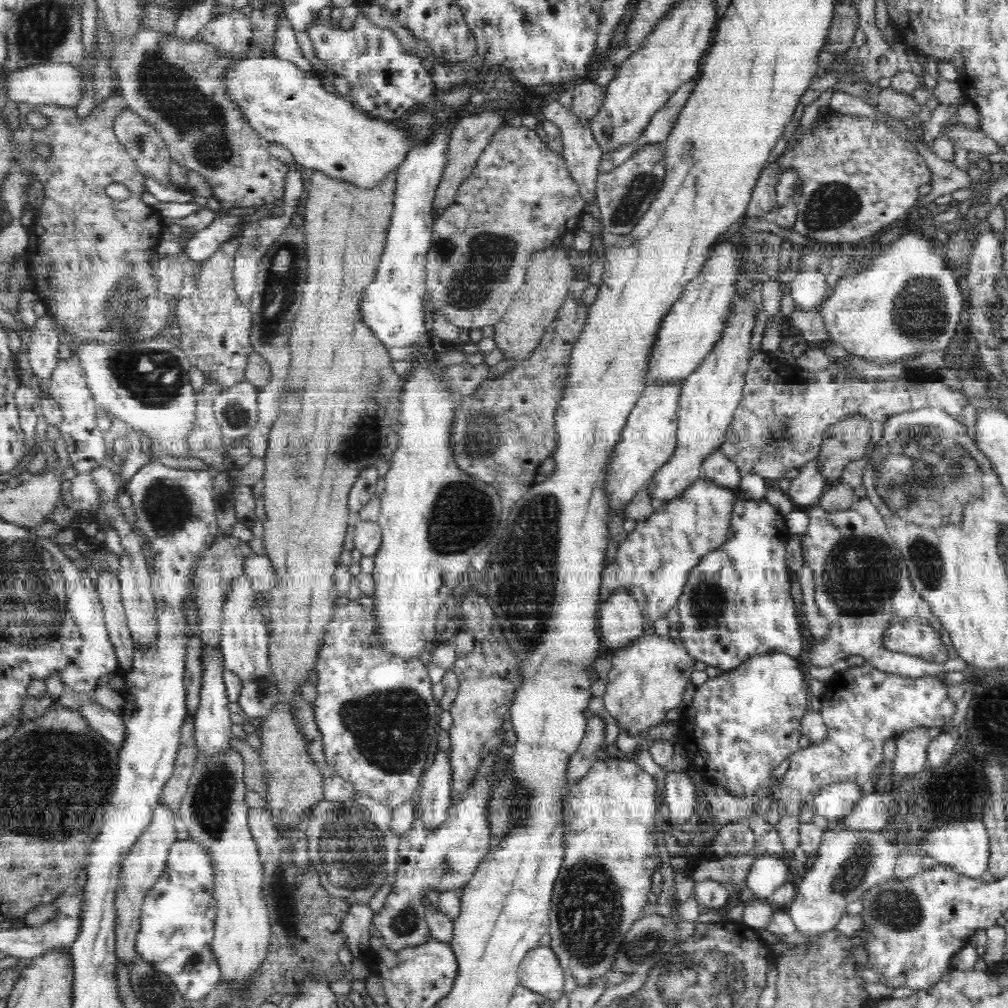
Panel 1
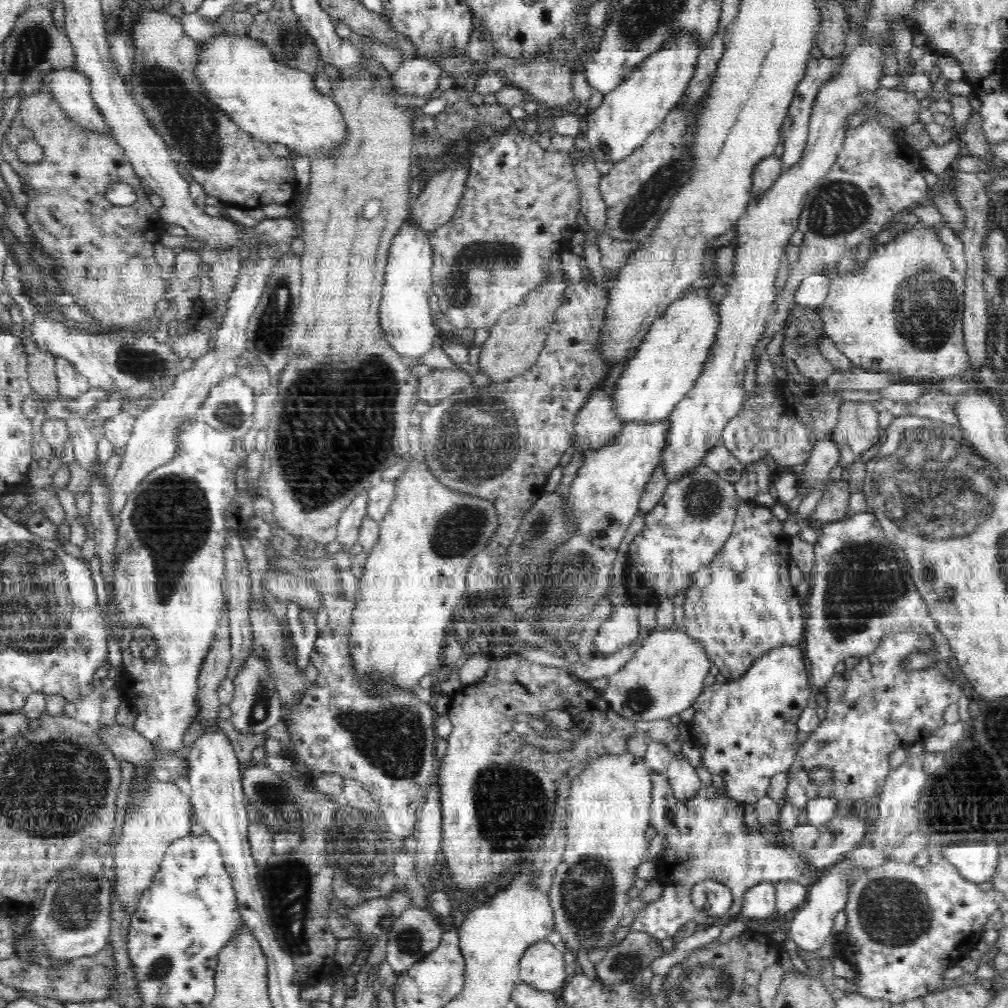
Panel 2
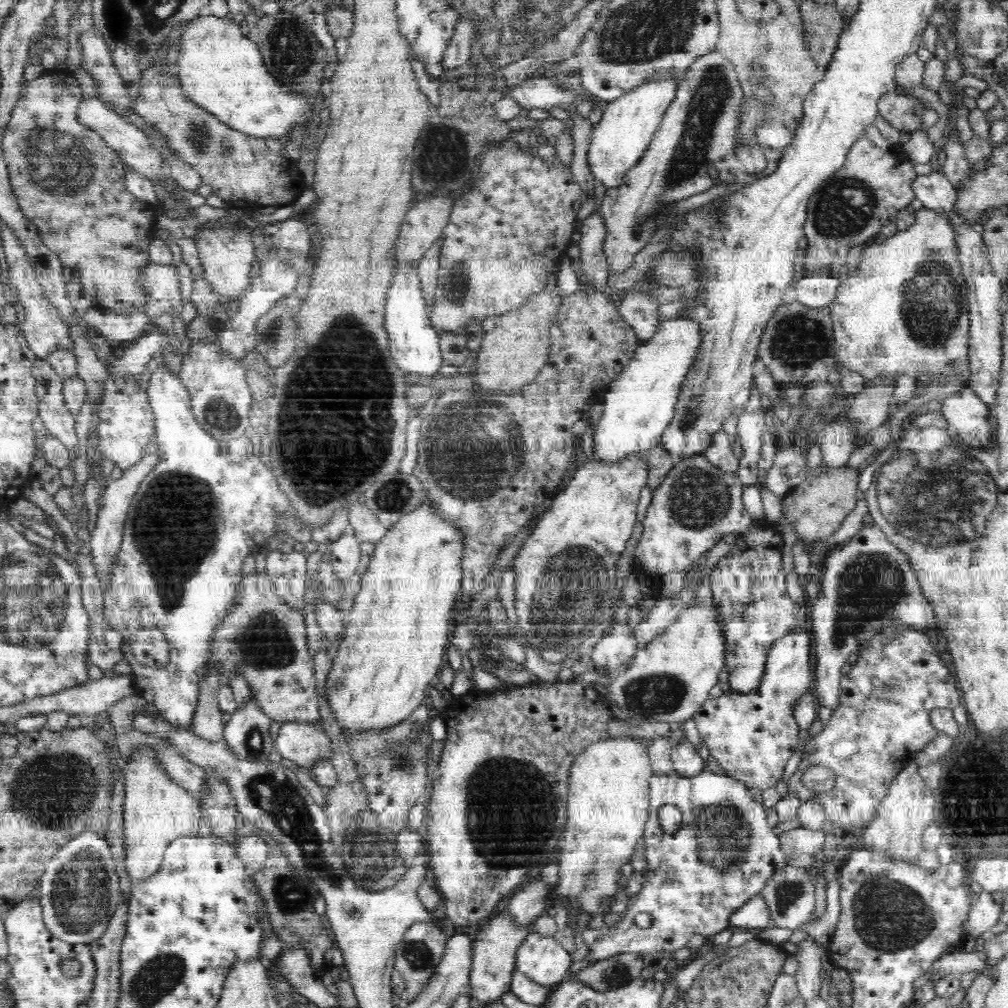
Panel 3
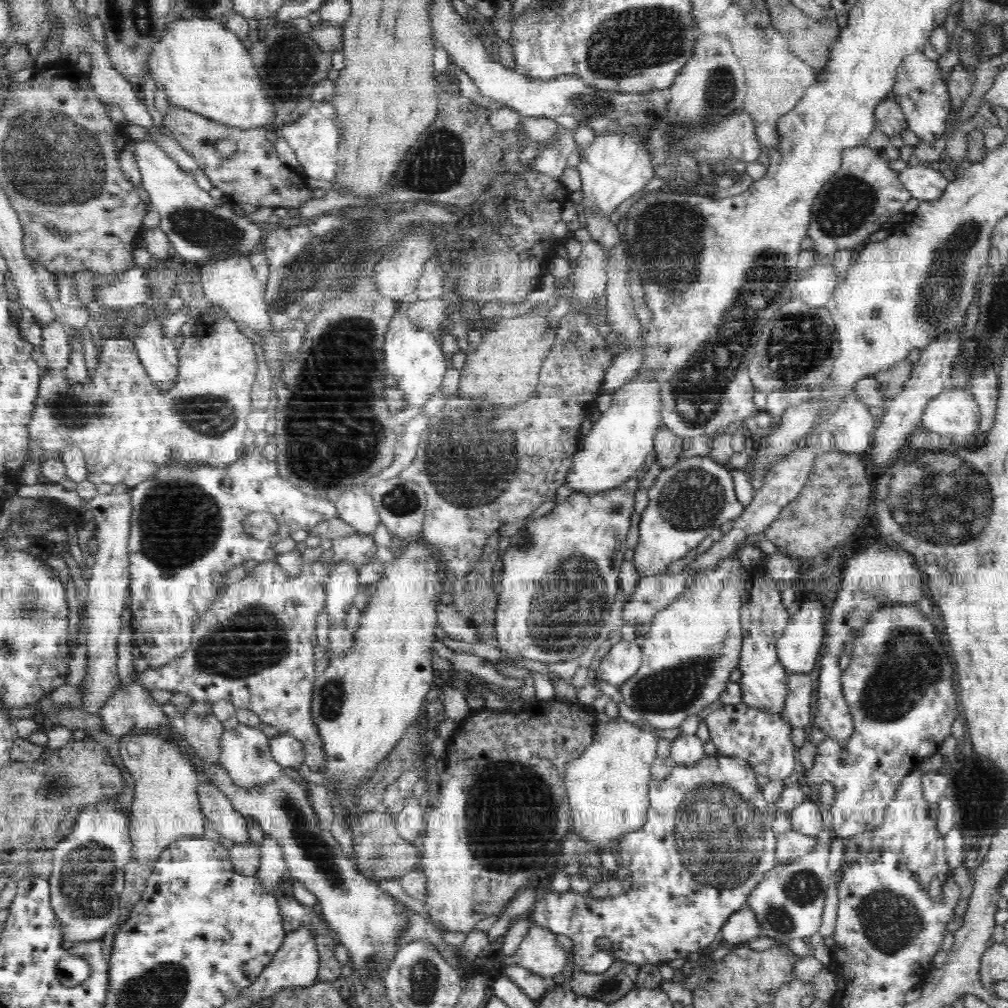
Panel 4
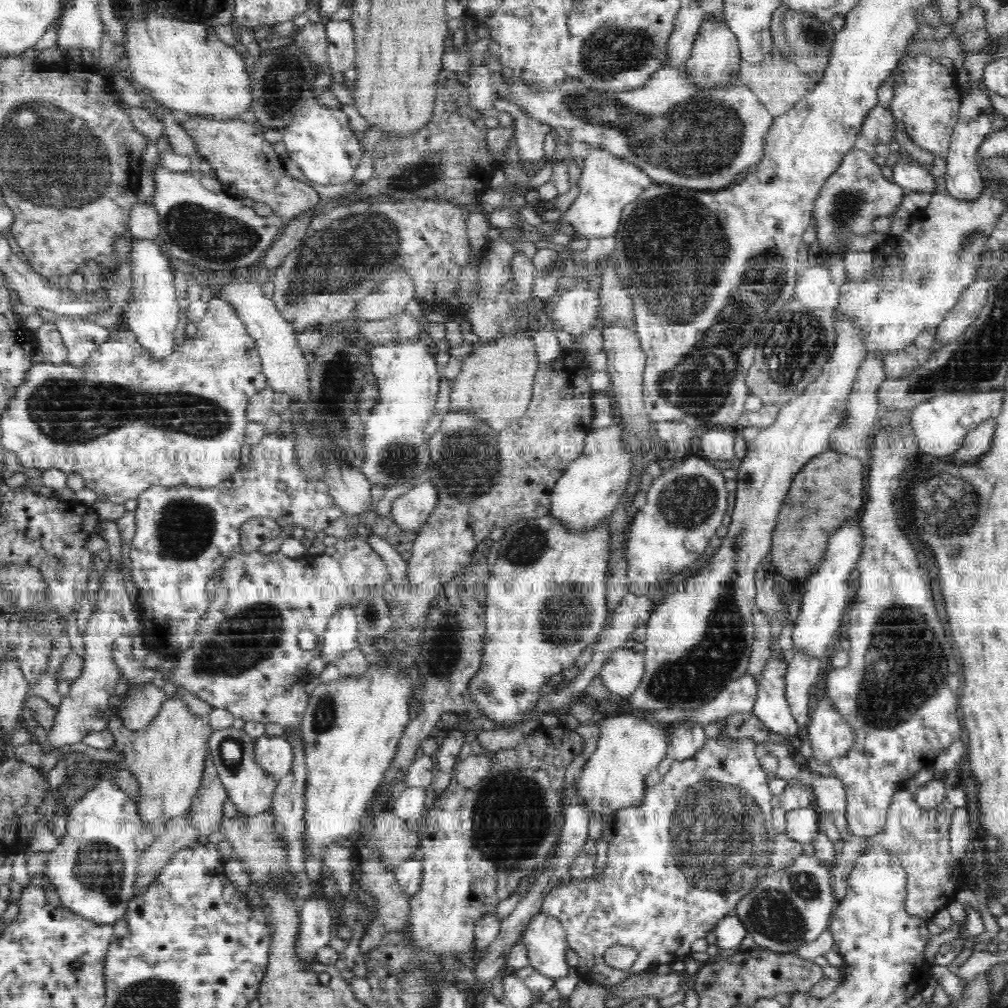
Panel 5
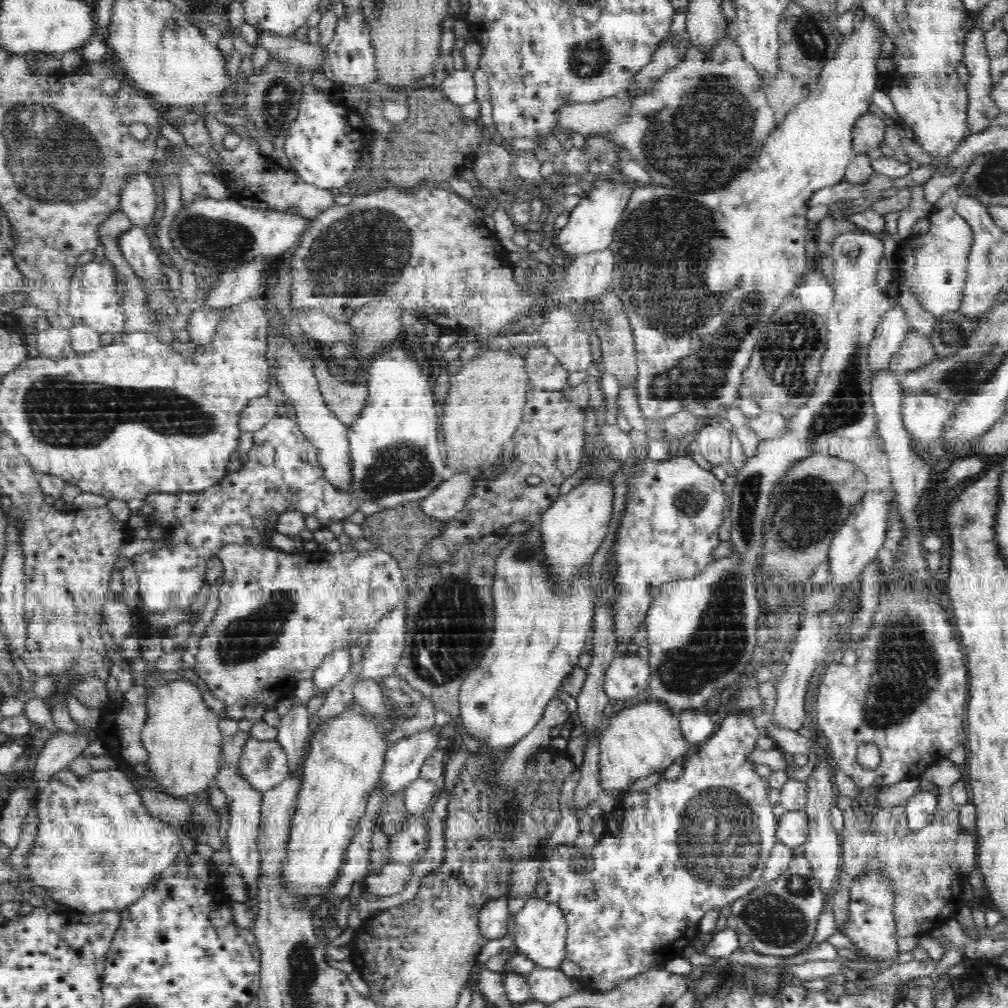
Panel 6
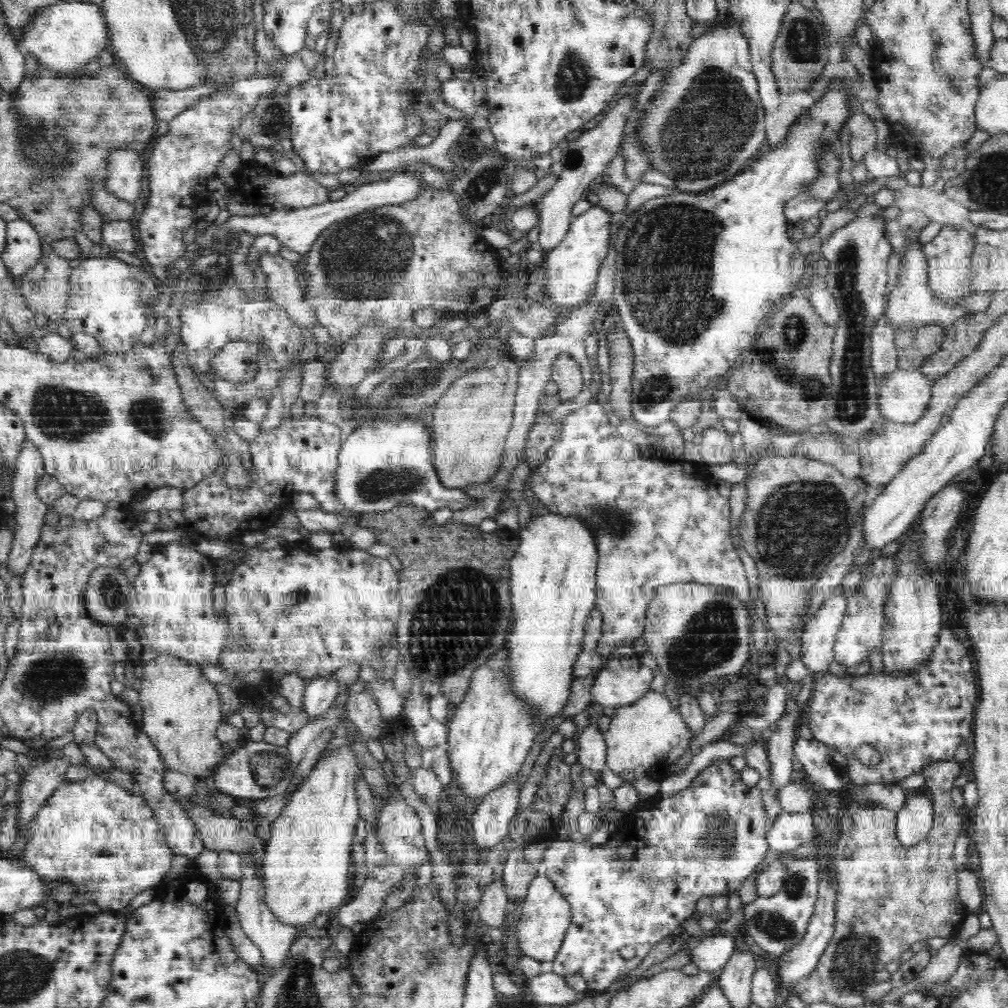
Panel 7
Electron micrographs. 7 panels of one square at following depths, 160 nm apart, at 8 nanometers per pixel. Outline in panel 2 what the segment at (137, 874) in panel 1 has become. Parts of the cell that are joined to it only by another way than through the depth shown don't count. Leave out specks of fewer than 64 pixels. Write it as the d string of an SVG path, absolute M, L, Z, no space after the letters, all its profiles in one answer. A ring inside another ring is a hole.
M154 775L148 782L148 794L140 794L140 802L126 810L122 836L114 848L115 892L129 914L135 913L140 897L151 885L172 841L191 836L193 806L190 798L174 782L160 782Z

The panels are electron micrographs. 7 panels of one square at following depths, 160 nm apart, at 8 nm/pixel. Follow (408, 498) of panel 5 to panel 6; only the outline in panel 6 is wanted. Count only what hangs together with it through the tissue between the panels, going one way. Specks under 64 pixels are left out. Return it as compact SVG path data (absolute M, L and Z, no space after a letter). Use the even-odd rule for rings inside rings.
M452 474L442 484L438 484L438 488L430 492L430 496L418 500L420 511L433 519L446 522L454 518L464 506L464 502L474 496L474 488L476 481L472 481L472 475Z

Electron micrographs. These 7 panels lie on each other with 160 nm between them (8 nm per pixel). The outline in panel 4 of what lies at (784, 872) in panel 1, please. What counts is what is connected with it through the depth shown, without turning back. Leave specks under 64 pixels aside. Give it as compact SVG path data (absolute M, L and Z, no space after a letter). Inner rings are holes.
M745 906L732 913L720 933L720 940L727 942L733 947L746 944L750 938L756 938L760 935L760 926L756 922L753 910Z

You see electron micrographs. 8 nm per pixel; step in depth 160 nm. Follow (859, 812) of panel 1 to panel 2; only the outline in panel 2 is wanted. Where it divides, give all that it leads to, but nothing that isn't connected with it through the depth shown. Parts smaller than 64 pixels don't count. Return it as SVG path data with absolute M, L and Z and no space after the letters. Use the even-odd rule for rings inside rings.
M654 771L651 782L652 829L662 838L662 852L654 862L658 869L656 878L661 880L664 889L659 898L646 903L635 914L629 933L645 933L661 941L676 937L690 922L697 926L712 926L730 921L739 917L743 895L754 884L794 881L808 888L822 878L826 868L838 863L842 856L866 840L864 816L839 816L825 824L828 830L820 834L813 848L795 854L764 839L762 829L748 830L744 823L745 804L731 800L726 791L719 792L714 786L703 785L690 800L676 800L664 773ZM706 878L726 884L730 889L733 903L722 919L700 912L692 902L692 886Z

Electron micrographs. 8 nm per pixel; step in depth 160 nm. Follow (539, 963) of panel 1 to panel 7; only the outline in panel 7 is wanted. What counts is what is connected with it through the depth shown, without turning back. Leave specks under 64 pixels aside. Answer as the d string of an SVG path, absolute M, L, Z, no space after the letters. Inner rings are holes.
M538 874L532 879L522 902L521 920L517 924L516 945L524 955L542 963L552 962L571 926L571 919L572 913L568 901L556 892L556 885L543 874Z

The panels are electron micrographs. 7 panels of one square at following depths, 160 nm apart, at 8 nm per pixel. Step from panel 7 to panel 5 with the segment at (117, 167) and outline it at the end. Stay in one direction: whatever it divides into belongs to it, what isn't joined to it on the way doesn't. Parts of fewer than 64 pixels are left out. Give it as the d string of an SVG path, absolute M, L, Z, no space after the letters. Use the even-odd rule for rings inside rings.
M138 200L131 210L128 228L135 239L160 241L160 219L153 203L147 204Z

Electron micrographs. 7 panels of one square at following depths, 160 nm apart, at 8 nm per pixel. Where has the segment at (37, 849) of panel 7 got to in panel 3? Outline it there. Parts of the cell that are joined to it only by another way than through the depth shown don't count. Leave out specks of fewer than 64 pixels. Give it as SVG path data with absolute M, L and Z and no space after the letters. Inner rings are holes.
M90 830L72 838L48 862L40 881L42 916L49 934L70 944L89 945L106 932L123 897L117 867L105 836Z

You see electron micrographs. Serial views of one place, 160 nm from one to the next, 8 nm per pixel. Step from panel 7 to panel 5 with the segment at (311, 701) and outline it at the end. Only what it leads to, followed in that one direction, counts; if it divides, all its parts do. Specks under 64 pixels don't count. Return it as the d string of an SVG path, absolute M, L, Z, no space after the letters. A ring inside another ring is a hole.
M344 602L342 608L332 614L324 633L322 656L326 664L337 664L342 654L355 650L358 646L357 614L350 604Z

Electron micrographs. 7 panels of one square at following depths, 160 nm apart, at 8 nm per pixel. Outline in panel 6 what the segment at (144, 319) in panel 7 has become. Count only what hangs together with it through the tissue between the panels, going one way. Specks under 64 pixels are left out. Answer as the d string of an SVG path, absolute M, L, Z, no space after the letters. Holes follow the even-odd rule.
M94 258L93 261L77 266L71 278L69 304L63 311L72 317L74 323L85 323L98 335L108 333L120 336L123 333L125 324L123 302L116 288L116 271L110 261L106 258L101 260Z

